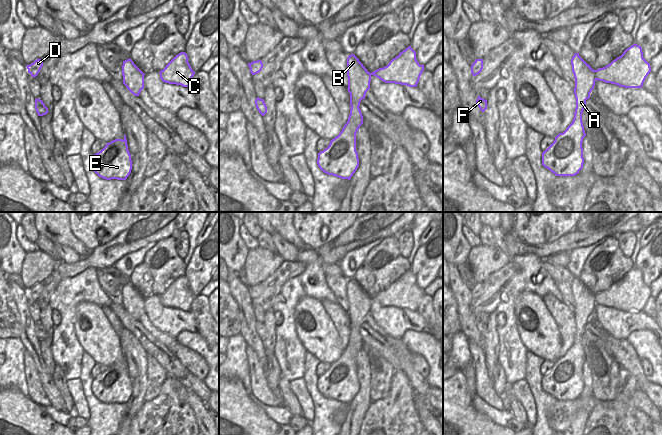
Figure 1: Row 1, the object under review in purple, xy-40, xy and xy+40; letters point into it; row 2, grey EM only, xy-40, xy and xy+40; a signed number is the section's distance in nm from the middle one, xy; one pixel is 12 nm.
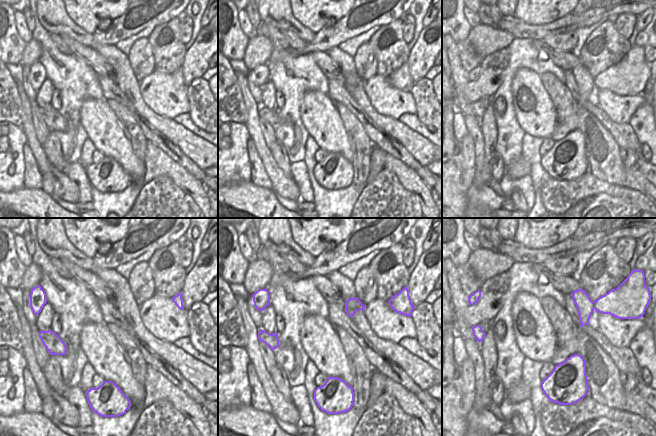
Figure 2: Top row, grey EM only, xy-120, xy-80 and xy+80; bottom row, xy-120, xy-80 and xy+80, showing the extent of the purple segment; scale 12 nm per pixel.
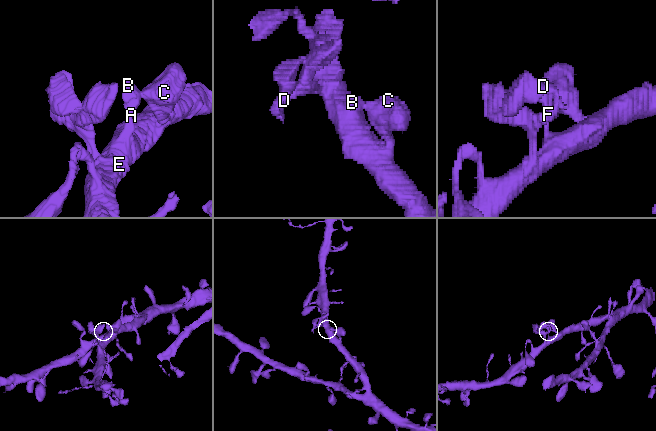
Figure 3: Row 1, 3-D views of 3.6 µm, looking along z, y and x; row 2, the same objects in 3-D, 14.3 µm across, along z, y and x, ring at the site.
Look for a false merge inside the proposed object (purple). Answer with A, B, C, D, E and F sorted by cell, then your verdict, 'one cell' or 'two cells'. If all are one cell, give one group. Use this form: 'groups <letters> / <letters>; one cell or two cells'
groups A B C D E F; one cell

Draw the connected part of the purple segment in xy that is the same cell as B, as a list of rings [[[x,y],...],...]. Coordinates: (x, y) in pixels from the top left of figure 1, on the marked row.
[[[411,46],[400,52],[399,55],[393,58],[387,66],[379,68],[372,73],[367,71],[354,54],[349,55],[347,58],[347,89],[350,94],[350,115],[339,135],[330,141],[330,144],[326,149],[318,153],[318,167],[328,175],[348,180],[351,179],[357,170],[359,166],[359,158],[356,151],[356,133],[359,127],[363,124],[363,116],[359,106],[361,100],[365,99],[366,92],[370,89],[372,75],[385,83],[395,83],[407,85],[409,87],[416,87],[423,71],[424,65],[420,65],[418,63],[416,59],[416,52],[411,48]]]

